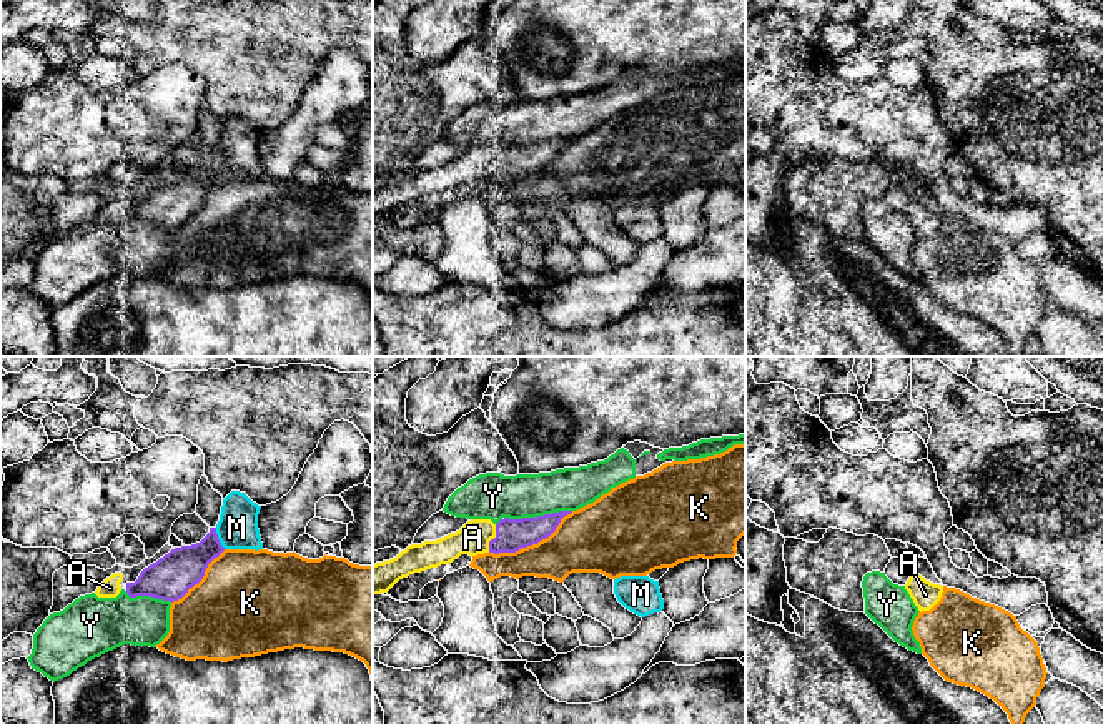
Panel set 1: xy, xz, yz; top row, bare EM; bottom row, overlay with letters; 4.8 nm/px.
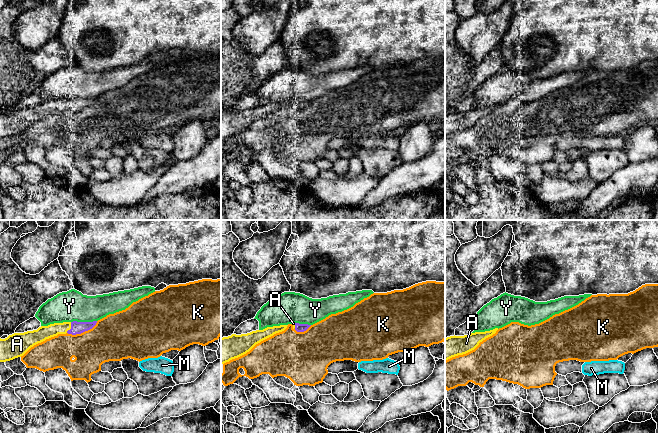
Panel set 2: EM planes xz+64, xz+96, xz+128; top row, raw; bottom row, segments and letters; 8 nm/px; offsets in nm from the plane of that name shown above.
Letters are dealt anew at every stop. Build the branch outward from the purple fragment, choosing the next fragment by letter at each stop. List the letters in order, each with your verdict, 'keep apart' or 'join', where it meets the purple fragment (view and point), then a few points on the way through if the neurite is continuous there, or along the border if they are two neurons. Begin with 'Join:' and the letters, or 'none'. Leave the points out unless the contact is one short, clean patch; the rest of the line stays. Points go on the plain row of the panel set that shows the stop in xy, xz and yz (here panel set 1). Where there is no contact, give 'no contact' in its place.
Join: A
A: join; meets purple in xz at (494, 165)
K: keep apart; meets purple in xz at (533, 170)
M: keep apart; meets purple in xy at (217, 165); border along xy (215, 155), (217, 165), (225, 175)
Y: keep apart; meets purple in xz at (538, 143)

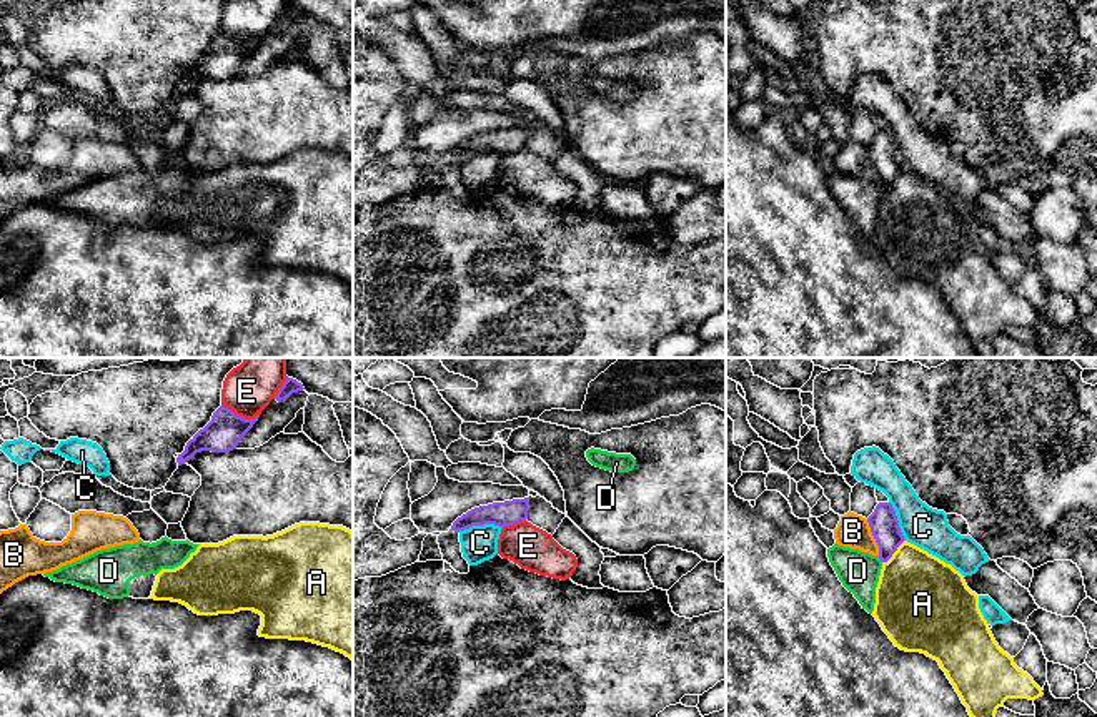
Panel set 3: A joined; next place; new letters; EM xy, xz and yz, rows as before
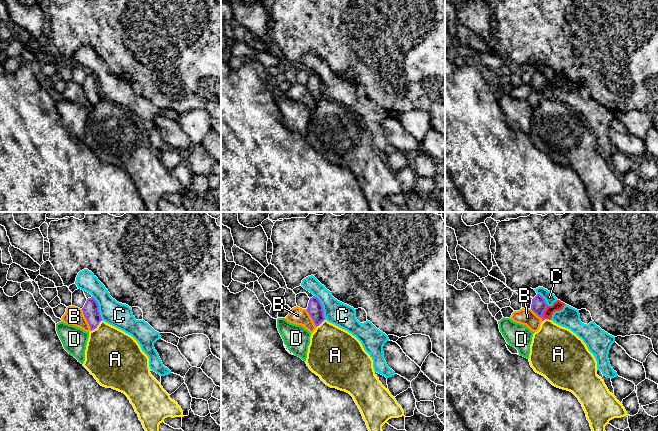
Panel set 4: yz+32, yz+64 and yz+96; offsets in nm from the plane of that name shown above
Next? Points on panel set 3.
Join: none
A: keep apart; meets purple in yz at (894, 178)
B: keep apart; meets purple in yz at (874, 165); border along yz (866, 147), (879, 182)
C: keep apart; meets purple in xz at (480, 152); border along xz (501, 153), (473, 152), (458, 158)
D: keep apart; meets purple in yz at (881, 187)
E: keep apart; meets purple in xy at (240, 44)

